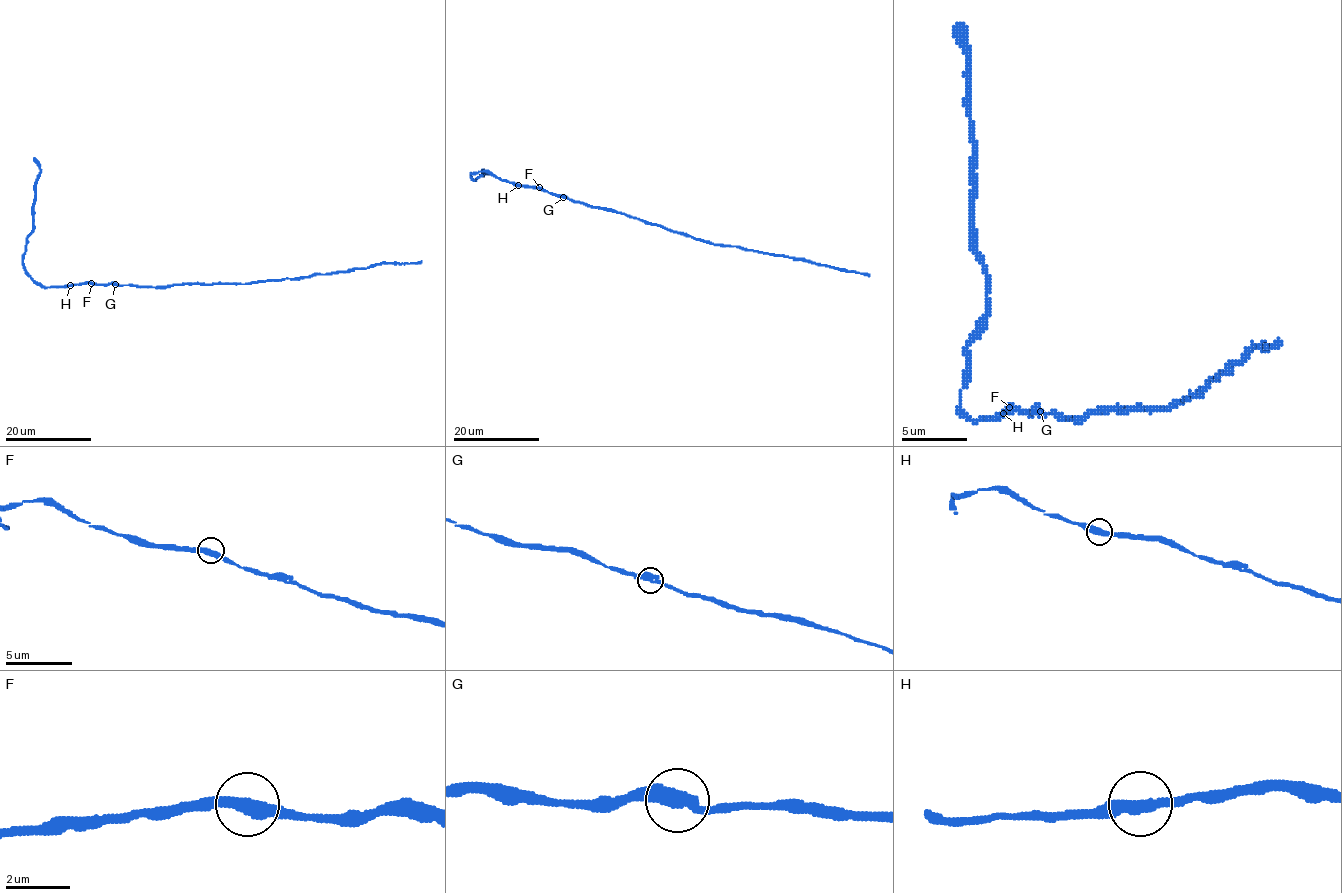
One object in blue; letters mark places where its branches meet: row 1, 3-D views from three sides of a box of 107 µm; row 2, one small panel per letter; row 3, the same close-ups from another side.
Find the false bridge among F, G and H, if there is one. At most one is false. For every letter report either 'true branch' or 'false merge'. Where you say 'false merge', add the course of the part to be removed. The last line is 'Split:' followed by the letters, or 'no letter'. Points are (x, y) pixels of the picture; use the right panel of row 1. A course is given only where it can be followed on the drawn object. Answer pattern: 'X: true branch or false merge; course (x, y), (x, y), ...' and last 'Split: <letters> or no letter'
F: true branch
G: true branch
H: true branch
Split: no letter

